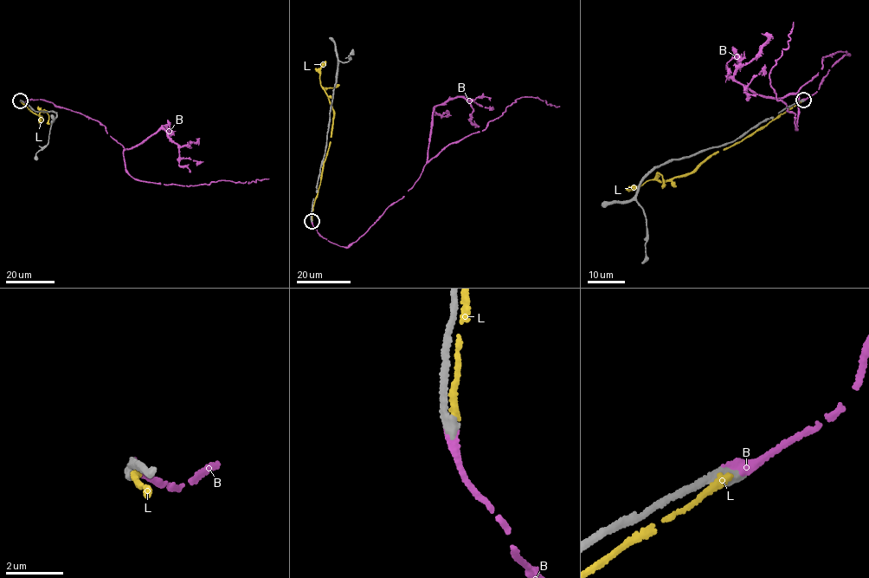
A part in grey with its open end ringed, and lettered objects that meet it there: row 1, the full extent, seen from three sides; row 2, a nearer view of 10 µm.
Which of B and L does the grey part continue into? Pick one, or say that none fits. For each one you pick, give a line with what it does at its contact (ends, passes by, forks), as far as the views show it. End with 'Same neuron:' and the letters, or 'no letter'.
B: it ends there
Same neuron: B

